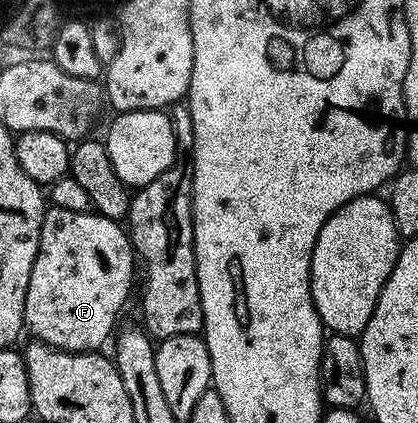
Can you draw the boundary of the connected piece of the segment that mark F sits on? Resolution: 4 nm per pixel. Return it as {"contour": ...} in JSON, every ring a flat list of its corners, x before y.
{"contour":[[58,206,46,209,39,236,39,252,27,284,24,329,30,330,36,341,57,350,83,352,101,348,105,337,114,333,118,325,117,313,129,298,129,289,133,286,133,262,135,264,133,245,120,221,105,218,96,212,67,212,67,208]]}

